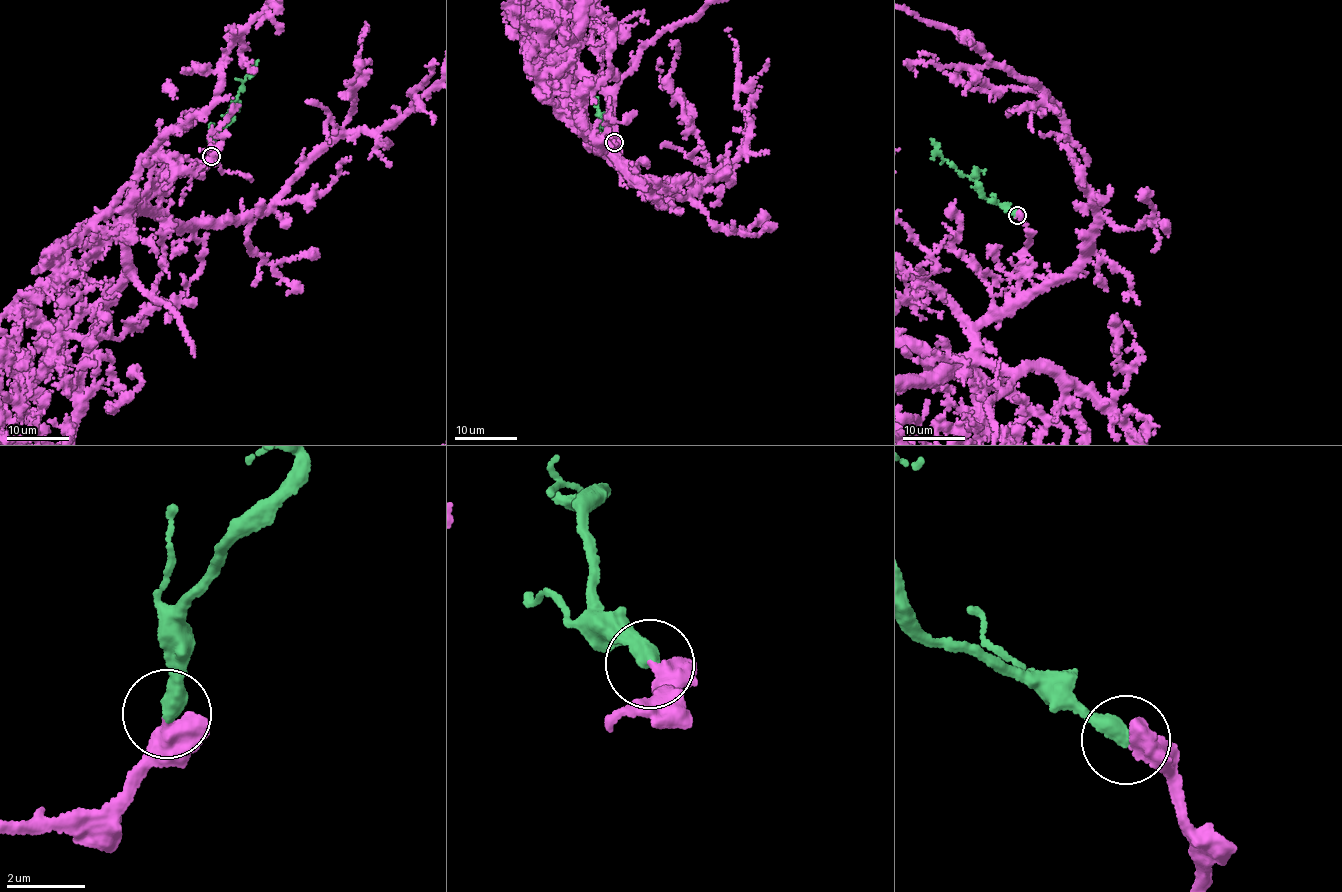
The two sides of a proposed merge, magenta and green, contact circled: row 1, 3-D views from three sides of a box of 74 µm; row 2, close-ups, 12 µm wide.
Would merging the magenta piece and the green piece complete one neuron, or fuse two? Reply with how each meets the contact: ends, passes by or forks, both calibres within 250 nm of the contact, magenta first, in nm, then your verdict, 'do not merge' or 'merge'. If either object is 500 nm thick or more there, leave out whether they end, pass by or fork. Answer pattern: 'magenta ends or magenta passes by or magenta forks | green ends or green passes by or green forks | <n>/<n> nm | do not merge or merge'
magenta passes by | green ends | 360/440 nm | merge

